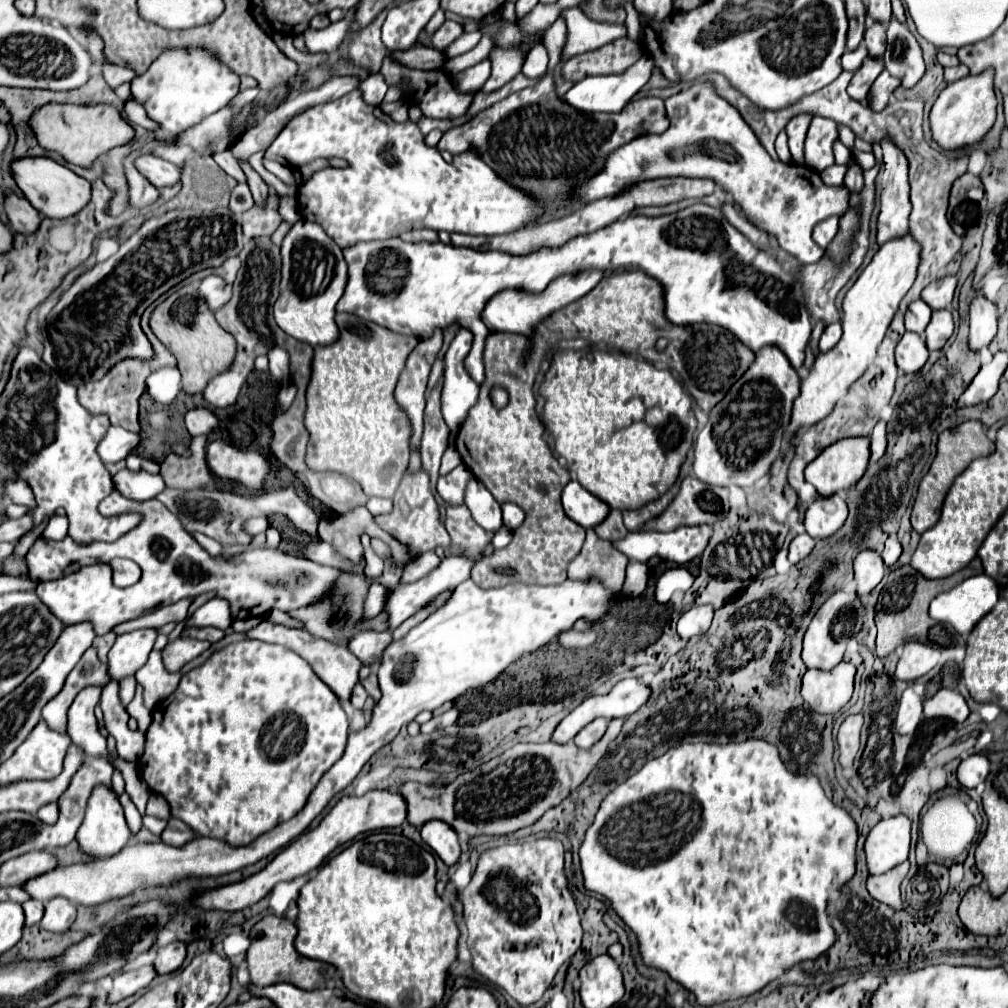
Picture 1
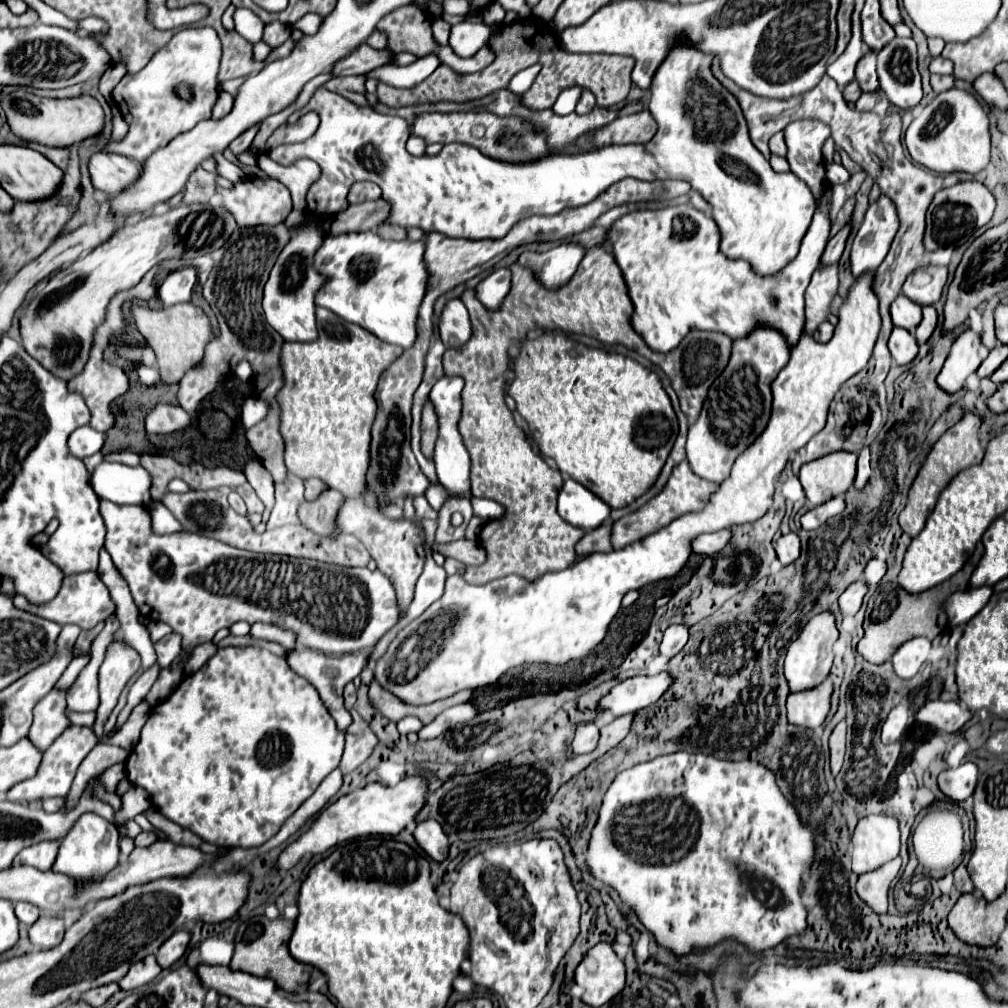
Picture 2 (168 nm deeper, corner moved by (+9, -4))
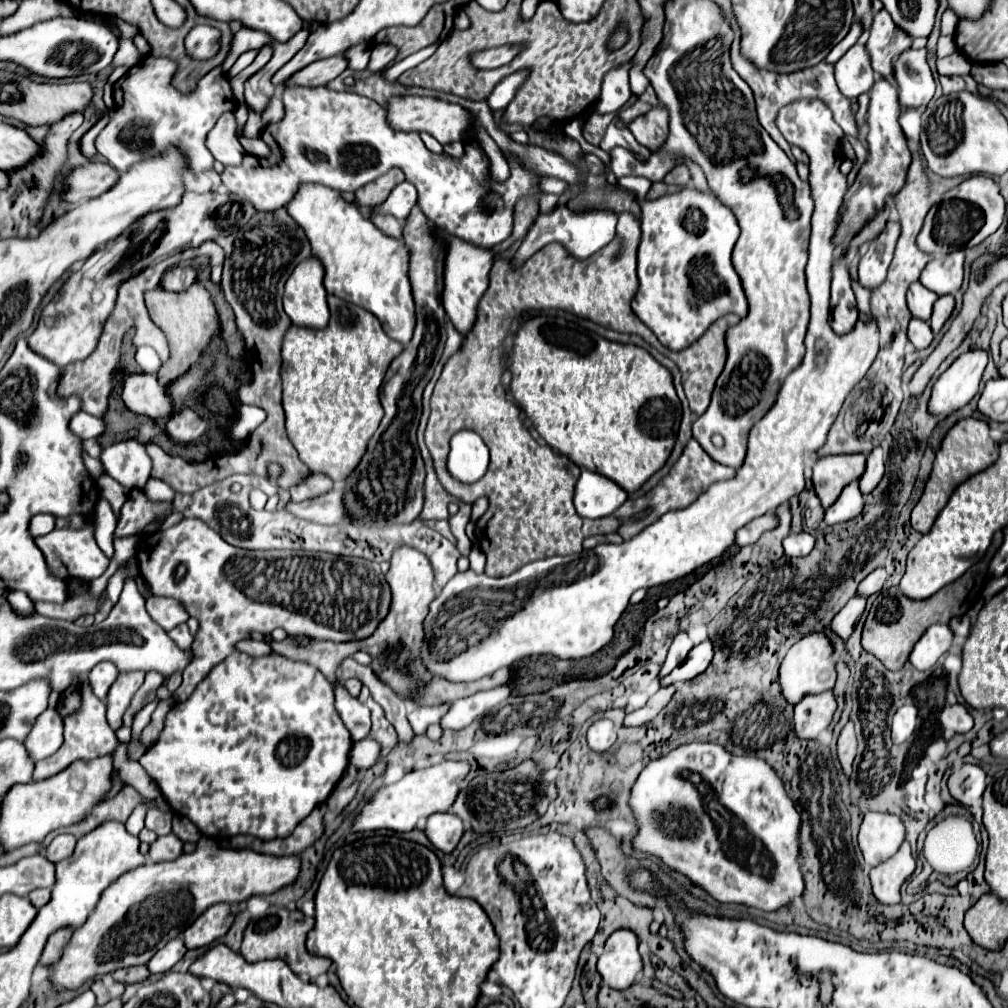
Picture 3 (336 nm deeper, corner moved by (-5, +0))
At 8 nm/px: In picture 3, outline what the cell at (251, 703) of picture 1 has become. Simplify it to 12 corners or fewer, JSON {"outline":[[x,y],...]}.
{"outline":[[236,650],[140,764],[204,836],[294,832],[354,742],[320,670]]}

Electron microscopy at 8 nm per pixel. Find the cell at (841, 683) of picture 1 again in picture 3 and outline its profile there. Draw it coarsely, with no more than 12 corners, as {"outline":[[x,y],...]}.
{"outline":[[832,690],[806,696],[794,708],[794,732],[814,740],[832,722]]}

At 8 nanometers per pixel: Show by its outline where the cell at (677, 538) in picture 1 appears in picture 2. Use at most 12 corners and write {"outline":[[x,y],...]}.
{"outline":[[730,530],[700,534],[690,542],[694,554],[718,554]]}

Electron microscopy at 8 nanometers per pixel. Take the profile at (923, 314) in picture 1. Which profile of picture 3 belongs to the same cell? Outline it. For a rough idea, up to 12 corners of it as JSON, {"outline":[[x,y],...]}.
{"outline":[[914,282],[908,308],[914,318],[928,320],[938,294]]}

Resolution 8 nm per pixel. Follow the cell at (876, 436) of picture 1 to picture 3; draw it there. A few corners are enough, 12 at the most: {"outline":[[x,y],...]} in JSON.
{"outline":[[884,452],[868,454],[866,470],[858,478],[860,492],[870,494],[884,476]]}

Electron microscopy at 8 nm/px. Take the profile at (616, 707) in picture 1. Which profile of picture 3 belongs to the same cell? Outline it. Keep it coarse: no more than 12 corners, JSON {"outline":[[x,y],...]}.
{"outline":[[704,640],[660,684],[692,680],[710,666],[714,646]]}

